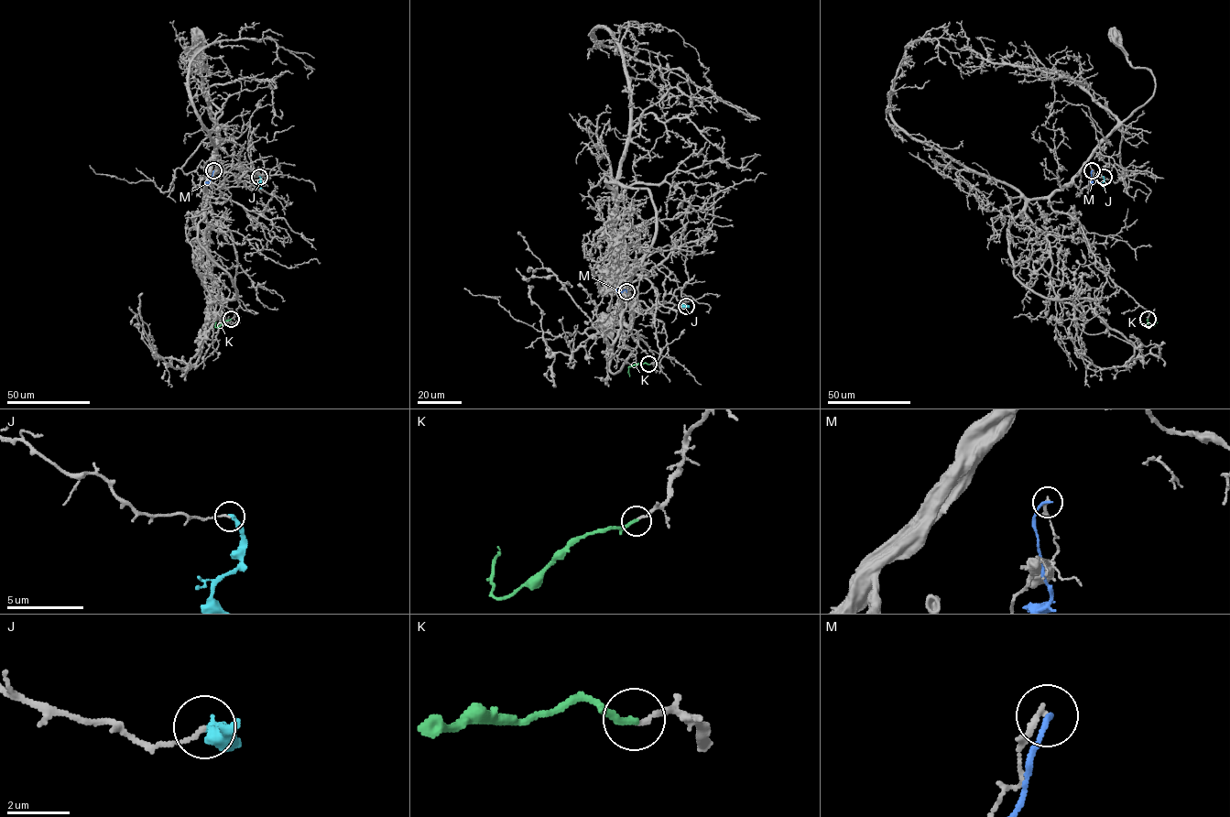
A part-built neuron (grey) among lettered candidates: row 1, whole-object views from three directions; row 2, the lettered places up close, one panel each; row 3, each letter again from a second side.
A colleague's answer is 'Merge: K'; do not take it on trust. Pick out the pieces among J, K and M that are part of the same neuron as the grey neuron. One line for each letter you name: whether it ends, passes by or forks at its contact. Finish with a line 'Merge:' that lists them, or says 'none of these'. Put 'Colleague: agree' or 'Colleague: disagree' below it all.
K: it ends
Merge: K
Colleague: agree

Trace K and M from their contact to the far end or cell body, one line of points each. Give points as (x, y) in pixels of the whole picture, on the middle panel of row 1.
K: (648, 364), (629, 366), (629, 376)
M: (626, 291), (614, 288)

